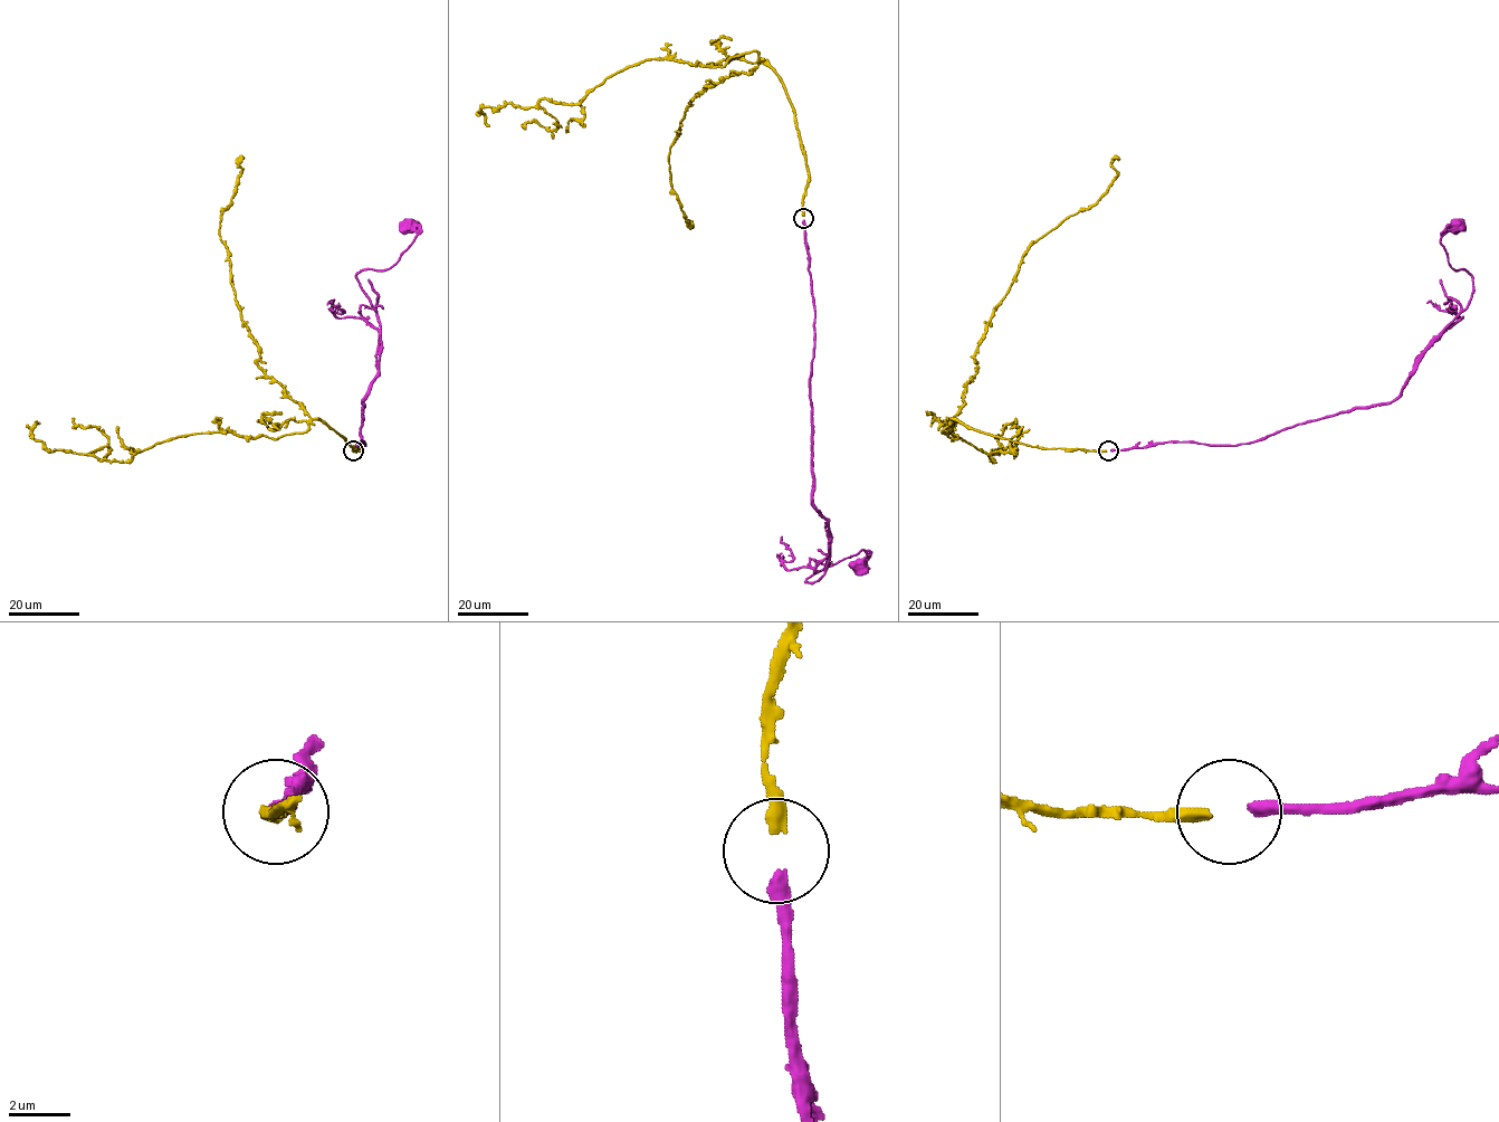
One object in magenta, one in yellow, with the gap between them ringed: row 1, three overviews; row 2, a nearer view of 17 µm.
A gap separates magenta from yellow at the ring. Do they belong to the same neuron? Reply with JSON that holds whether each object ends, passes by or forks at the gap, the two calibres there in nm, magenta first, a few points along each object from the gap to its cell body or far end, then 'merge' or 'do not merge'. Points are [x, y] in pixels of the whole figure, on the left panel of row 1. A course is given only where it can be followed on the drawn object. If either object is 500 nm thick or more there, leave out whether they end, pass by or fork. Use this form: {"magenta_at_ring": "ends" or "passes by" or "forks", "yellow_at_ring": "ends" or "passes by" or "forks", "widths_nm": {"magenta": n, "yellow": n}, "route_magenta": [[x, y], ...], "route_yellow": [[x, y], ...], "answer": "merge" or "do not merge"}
{"magenta_at_ring": "ends", "yellow_at_ring": "ends", "widths_nm": {"magenta": 440, "yellow": 440}, "route_magenta": [[353, 450], [365, 444], [363, 398], [381, 349], [375, 311], [356, 276], [397, 262], [416, 235], [411, 225]], "route_yellow": [[353, 450], [357, 448], [311, 417], [257, 363], [259, 352], [241, 317], [228, 248], [219, 235], [241, 159]], "answer": "merge"}

